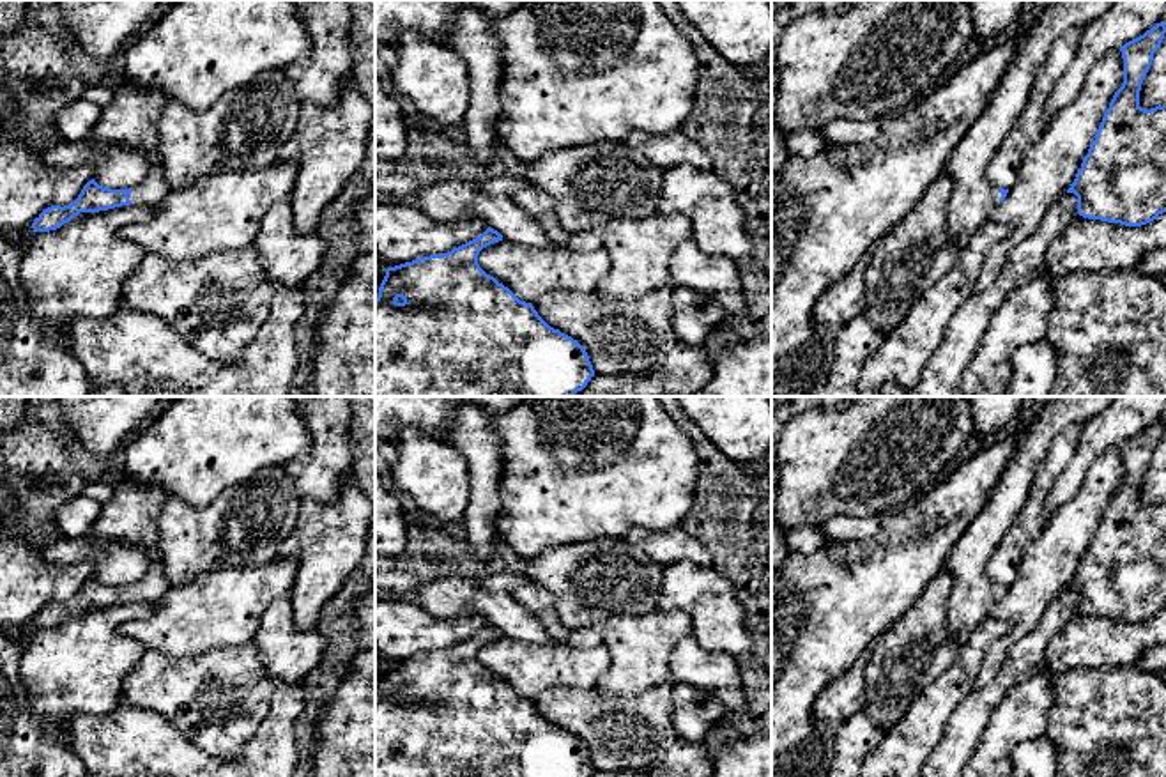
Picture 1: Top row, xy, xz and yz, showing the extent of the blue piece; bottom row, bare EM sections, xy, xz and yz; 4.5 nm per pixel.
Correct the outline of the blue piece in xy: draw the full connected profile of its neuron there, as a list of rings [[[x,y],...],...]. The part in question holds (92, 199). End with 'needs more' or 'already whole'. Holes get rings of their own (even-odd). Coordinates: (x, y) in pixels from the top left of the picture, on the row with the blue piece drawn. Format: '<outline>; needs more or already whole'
[[[119,76],[110,80],[111,101],[101,110],[90,138],[106,145],[133,145],[149,154],[156,166],[134,188],[110,189],[88,181],[71,205],[51,205],[32,223],[34,232],[60,228],[80,212],[99,212],[129,204],[161,207],[172,195],[161,170],[157,124],[168,103],[161,92],[147,92]]]; needs more

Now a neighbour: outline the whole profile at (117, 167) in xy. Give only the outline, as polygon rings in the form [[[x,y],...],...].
[[[58,140],[44,150],[44,161],[55,170],[73,170],[81,165],[94,166],[94,181],[110,189],[138,186],[156,161],[133,145],[106,145],[87,140]]]

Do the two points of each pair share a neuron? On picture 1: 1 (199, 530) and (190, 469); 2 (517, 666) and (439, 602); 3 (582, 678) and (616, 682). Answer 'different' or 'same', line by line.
1: different
2: different
3: different

